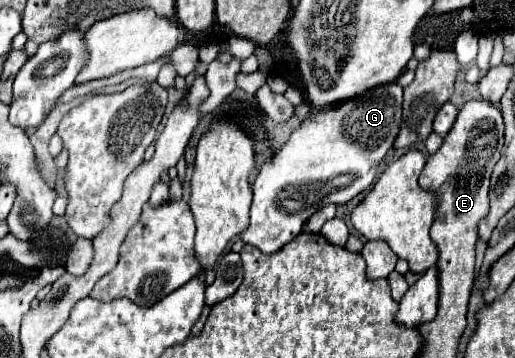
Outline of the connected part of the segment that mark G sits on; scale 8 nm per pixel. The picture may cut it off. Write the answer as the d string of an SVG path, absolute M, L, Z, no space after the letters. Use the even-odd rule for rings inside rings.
M396 82L384 84L378 88L368 90L366 94L352 98L348 102L342 102L336 108L330 108L322 114L310 116L302 122L300 128L292 132L288 142L280 148L280 152L266 164L262 164L260 174L254 182L254 200L250 208L250 226L240 234L240 238L246 244L256 246L264 254L278 252L284 244L294 240L298 232L302 232L304 222L318 212L320 208L328 204L344 204L352 200L356 194L364 192L368 186L372 186L378 166L388 154L388 150L394 146L394 140L398 136L402 124L402 86ZM338 176L346 176L348 184L342 188L336 188L332 182Z

